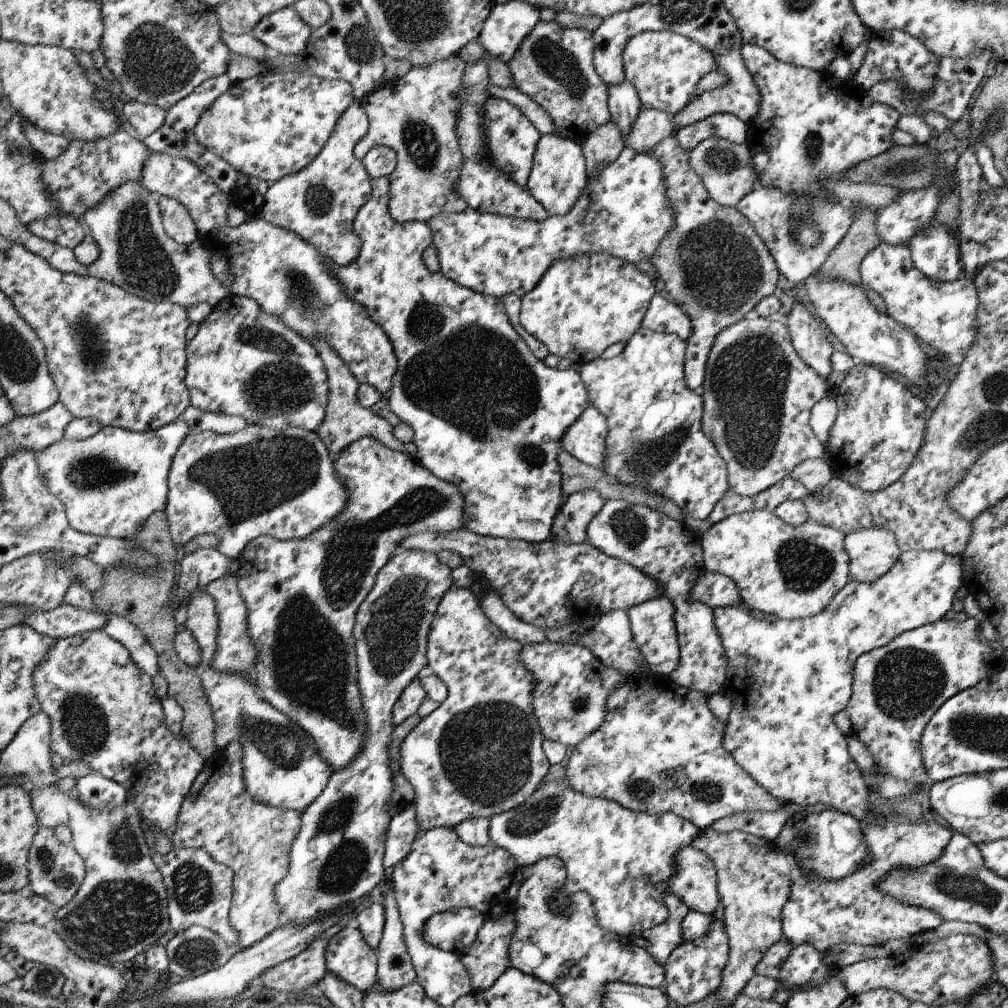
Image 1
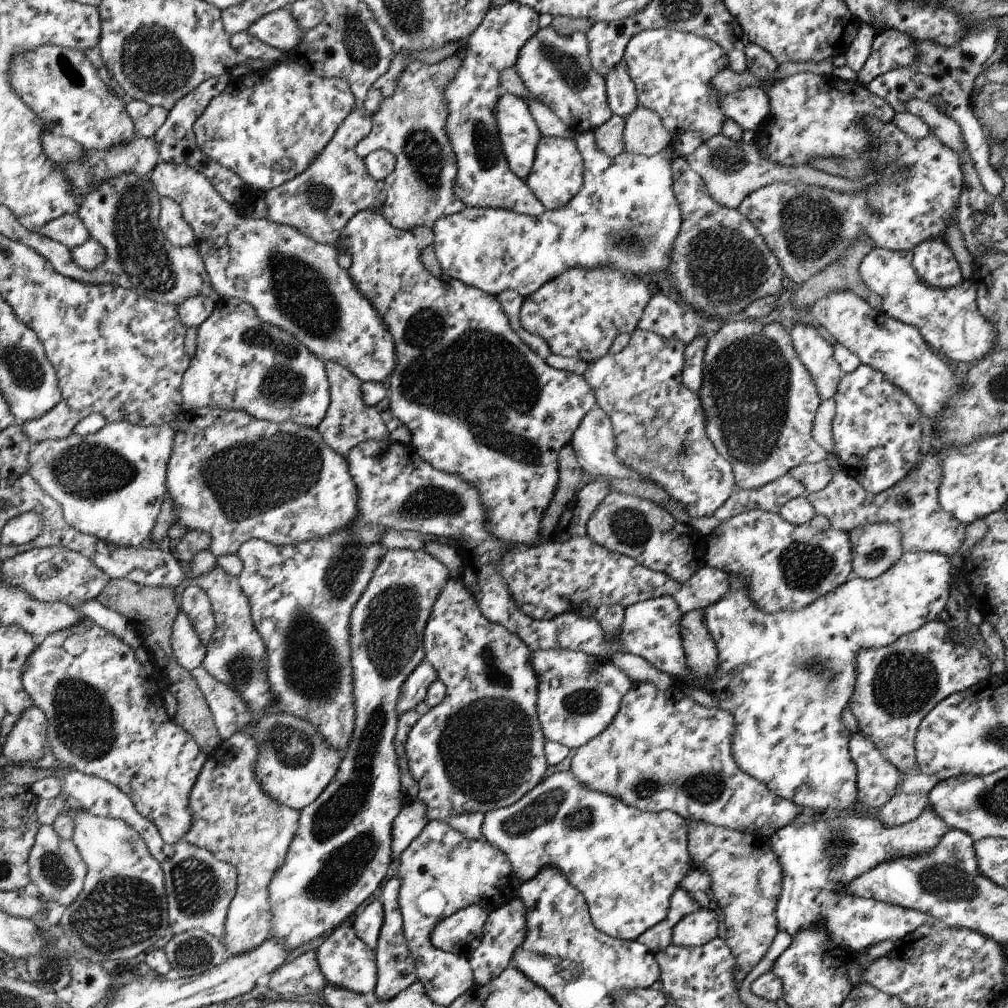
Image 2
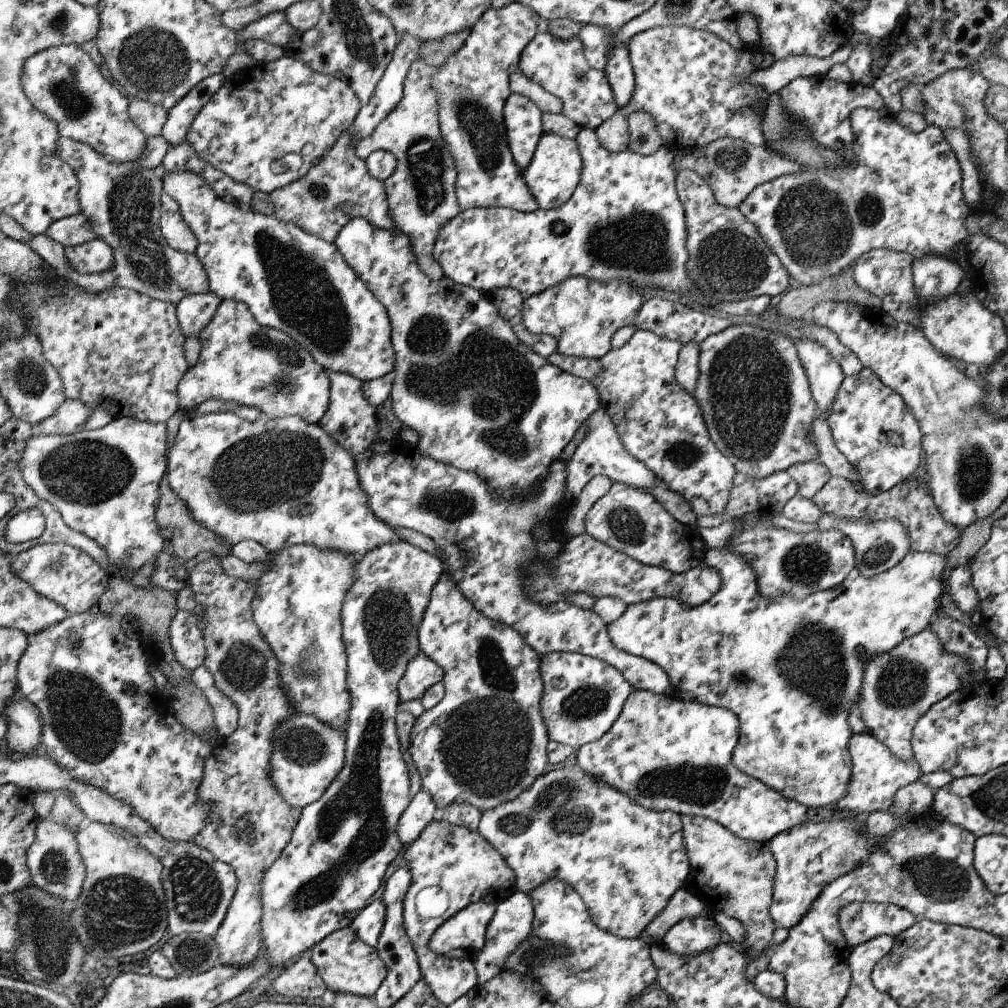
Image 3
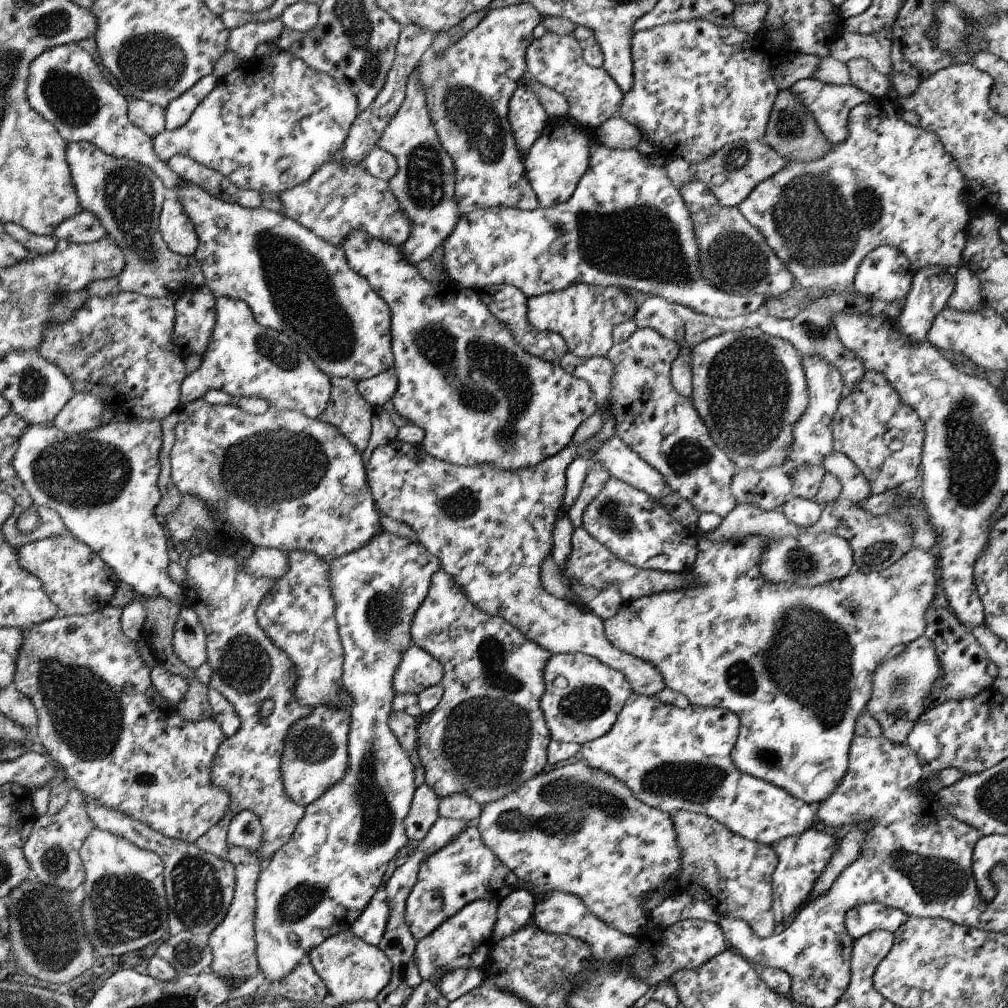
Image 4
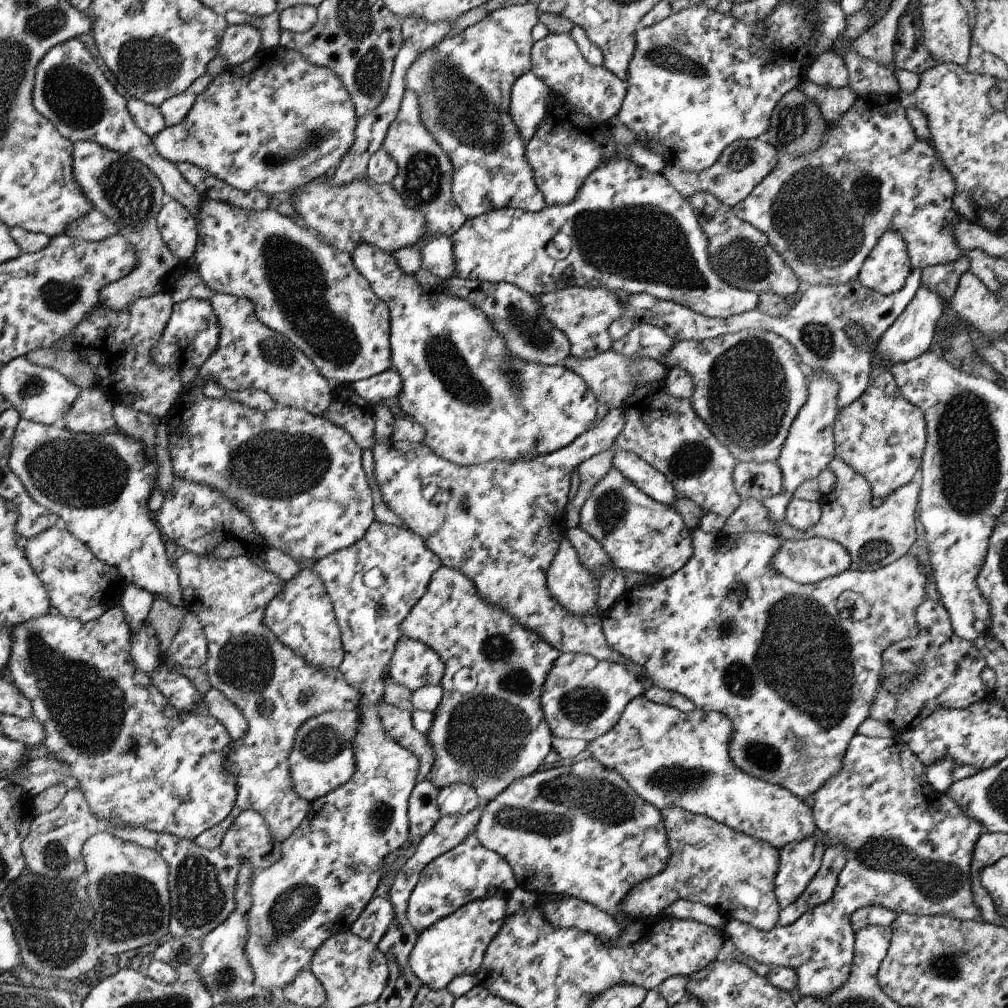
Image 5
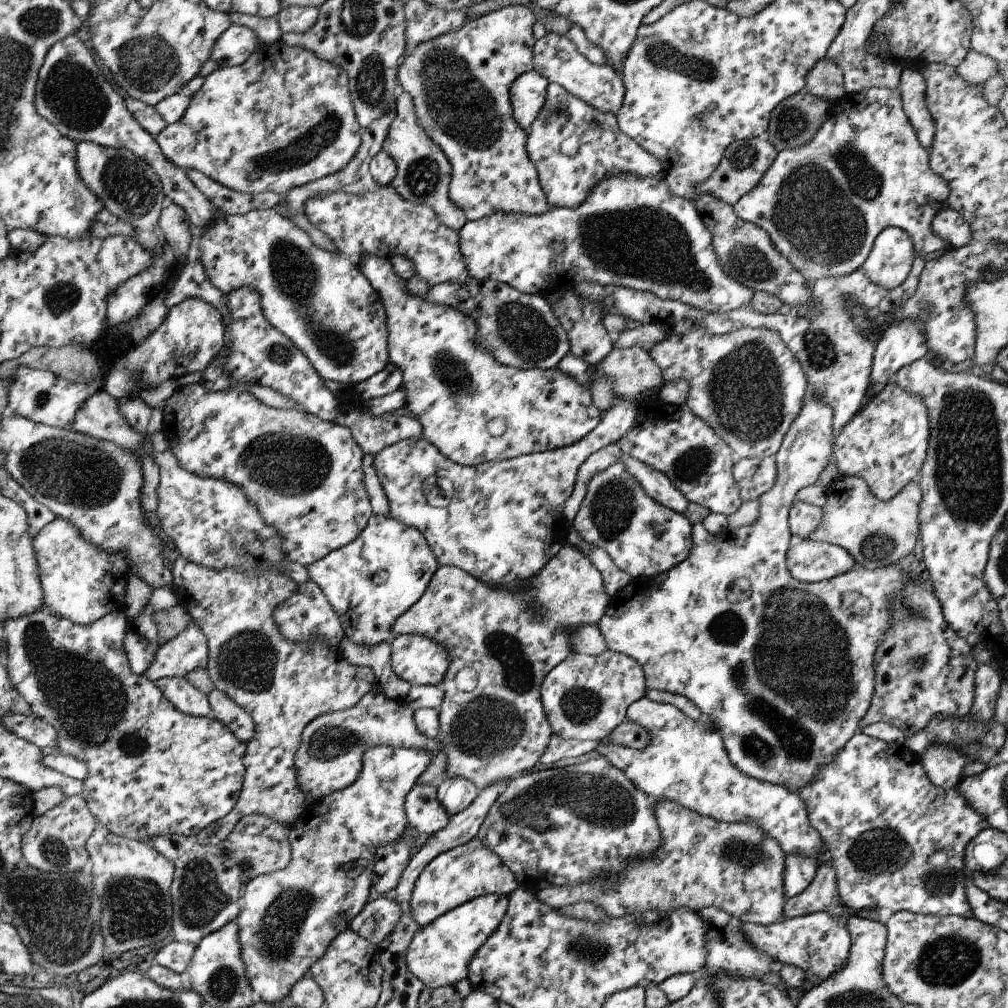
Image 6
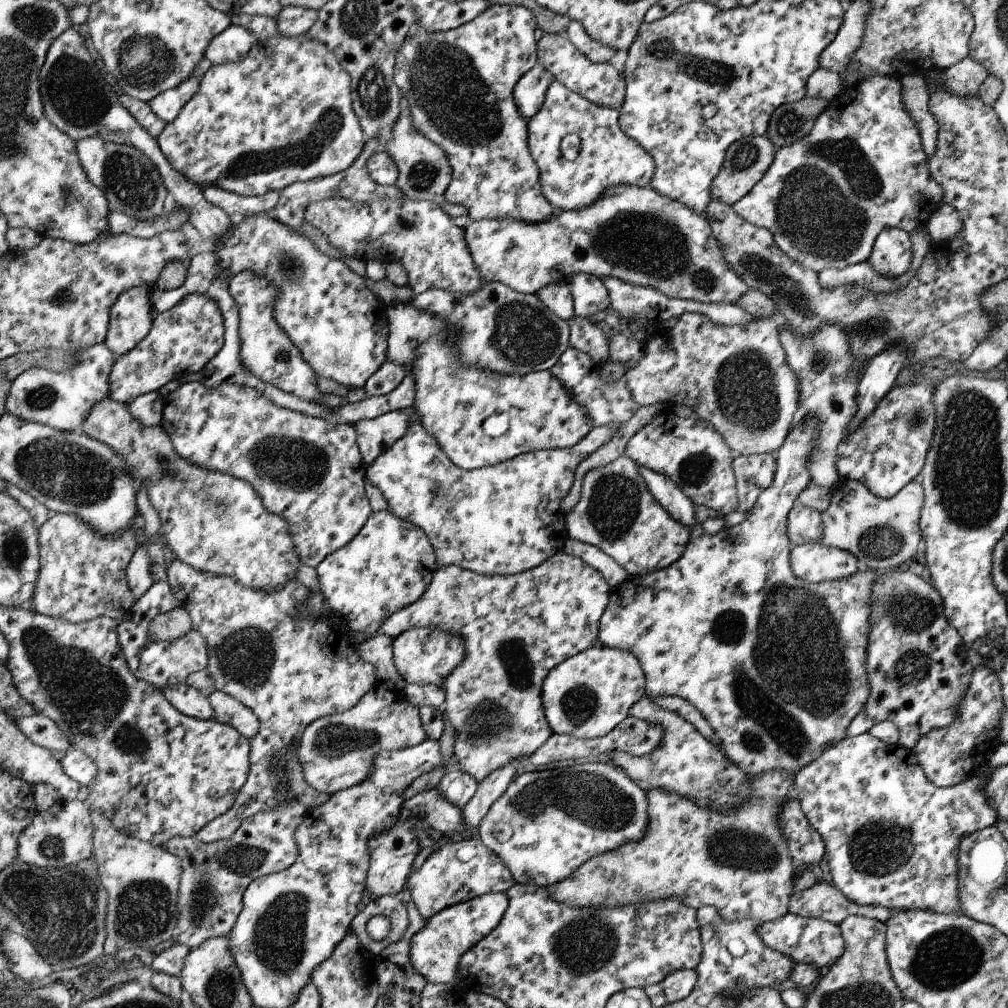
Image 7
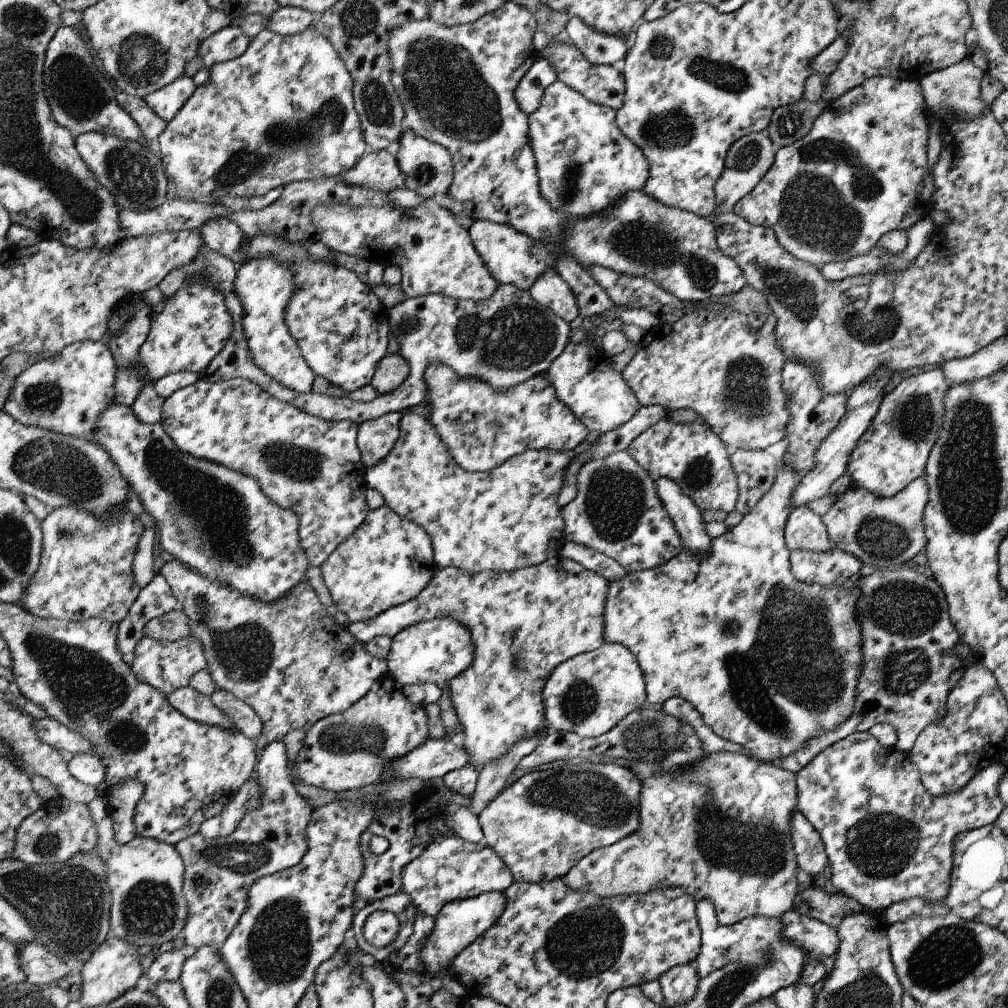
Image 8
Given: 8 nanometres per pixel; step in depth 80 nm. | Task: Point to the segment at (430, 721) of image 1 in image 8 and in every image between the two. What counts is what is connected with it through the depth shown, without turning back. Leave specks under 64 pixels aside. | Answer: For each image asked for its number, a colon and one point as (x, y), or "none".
2: (479, 749)
3: (483, 744)
4: (486, 736)
5: (495, 734)
6: (510, 640)
7: (515, 628)
8: (523, 623)

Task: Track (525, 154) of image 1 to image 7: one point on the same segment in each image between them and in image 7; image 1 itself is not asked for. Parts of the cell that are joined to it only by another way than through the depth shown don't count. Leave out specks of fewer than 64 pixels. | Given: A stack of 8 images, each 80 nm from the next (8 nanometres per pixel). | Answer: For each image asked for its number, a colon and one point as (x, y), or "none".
2: (519, 135)
3: (522, 119)
4: (526, 116)
5: (529, 96)
6: (527, 95)
7: (528, 93)

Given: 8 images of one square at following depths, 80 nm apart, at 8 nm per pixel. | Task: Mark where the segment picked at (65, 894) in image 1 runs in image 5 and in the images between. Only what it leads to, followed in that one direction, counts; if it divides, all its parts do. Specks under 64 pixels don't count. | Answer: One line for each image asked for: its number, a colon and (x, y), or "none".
2: (56, 868)
3: (55, 862)
4: (53, 849)
5: (53, 848)

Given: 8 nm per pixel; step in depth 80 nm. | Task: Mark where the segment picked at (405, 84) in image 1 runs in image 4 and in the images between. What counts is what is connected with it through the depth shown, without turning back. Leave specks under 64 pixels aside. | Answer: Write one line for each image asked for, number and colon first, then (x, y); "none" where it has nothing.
2: (410, 124)
3: (420, 194)
4: (423, 185)

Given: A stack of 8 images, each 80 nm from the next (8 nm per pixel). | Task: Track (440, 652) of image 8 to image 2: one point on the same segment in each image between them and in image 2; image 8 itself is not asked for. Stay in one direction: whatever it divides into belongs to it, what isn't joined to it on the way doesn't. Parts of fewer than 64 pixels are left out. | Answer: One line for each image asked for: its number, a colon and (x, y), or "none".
2: (414, 690)
3: (422, 672)
4: (418, 670)
5: (413, 665)
6: (417, 660)
7: (425, 656)

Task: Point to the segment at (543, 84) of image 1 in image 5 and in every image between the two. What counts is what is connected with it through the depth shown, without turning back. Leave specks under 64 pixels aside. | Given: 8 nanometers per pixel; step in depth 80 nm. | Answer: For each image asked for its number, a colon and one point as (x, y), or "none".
2: (555, 68)
3: (558, 66)
4: (556, 61)
5: (594, 91)

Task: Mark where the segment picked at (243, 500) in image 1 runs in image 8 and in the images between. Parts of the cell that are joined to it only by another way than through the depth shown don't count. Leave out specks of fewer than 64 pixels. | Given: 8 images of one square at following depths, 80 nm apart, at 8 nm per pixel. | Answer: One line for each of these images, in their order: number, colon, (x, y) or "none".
2: (280, 482)
3: (279, 481)
4: (283, 481)
5: (298, 476)
6: (303, 474)
7: (310, 472)
8: (303, 464)

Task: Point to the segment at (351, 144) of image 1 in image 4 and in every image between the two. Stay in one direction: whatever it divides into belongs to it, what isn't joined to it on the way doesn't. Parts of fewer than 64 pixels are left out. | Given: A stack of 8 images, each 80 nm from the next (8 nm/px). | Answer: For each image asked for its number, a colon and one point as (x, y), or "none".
2: (318, 202)
3: (337, 188)
4: (338, 198)

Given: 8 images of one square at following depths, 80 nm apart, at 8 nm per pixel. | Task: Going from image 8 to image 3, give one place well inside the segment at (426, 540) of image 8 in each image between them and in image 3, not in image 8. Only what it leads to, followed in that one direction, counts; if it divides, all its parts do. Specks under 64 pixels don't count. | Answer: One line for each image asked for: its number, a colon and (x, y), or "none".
3: (343, 842)
4: (318, 883)
5: (331, 864)
6: (367, 611)
7: (388, 564)

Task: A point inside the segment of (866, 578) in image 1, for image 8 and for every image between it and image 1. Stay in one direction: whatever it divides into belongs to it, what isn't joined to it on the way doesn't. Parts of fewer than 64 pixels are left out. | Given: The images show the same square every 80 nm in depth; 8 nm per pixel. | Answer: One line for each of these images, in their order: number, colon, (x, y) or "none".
2: (875, 548)
3: (879, 545)
4: (877, 542)
5: (874, 536)
6: (876, 533)
7: (881, 533)
8: (882, 532)

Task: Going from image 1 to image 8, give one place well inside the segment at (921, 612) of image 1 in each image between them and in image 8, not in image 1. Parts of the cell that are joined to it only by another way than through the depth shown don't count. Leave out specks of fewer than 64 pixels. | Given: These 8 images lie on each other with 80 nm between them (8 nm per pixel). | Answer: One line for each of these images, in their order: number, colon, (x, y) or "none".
2: (785, 677)
3: (791, 669)
4: (795, 664)
5: (795, 667)
6: (784, 670)
7: (777, 667)
8: (769, 662)

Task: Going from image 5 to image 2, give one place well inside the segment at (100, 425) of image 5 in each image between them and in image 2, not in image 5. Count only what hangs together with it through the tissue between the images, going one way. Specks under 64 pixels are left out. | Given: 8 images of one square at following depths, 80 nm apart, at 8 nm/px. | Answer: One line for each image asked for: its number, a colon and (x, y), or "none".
2: (58, 423)
3: (69, 417)
4: (81, 412)

